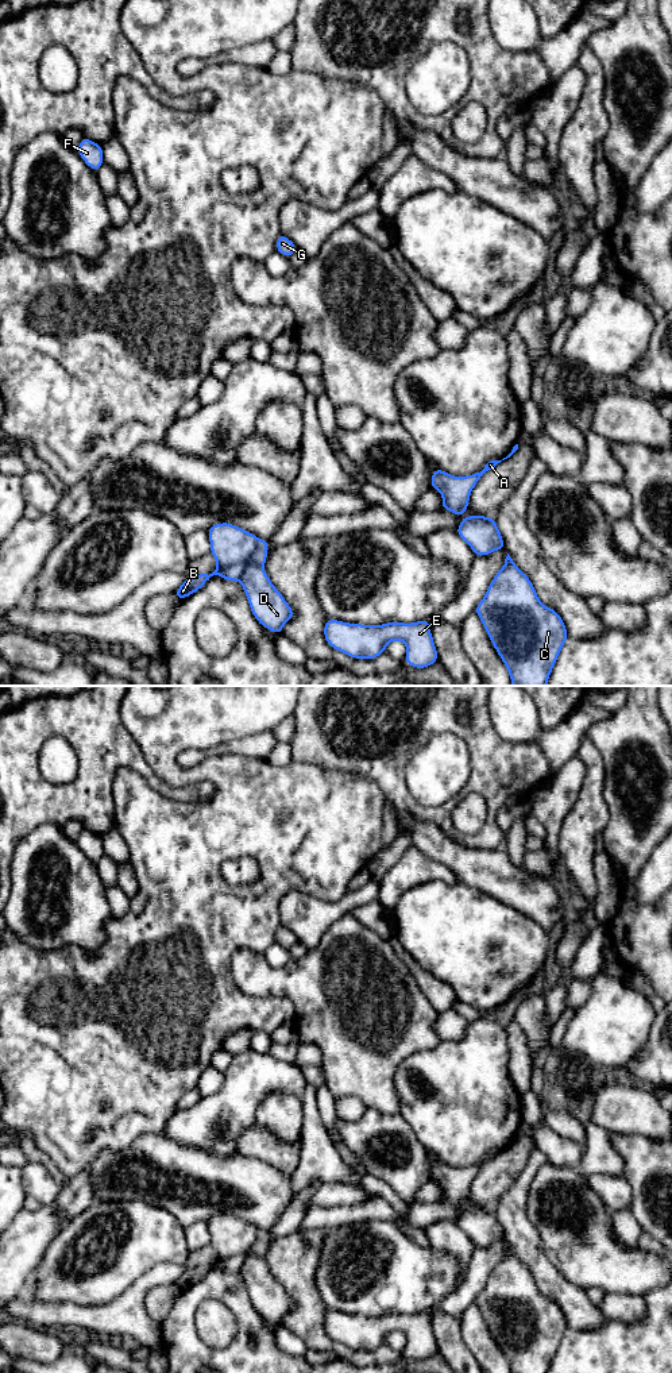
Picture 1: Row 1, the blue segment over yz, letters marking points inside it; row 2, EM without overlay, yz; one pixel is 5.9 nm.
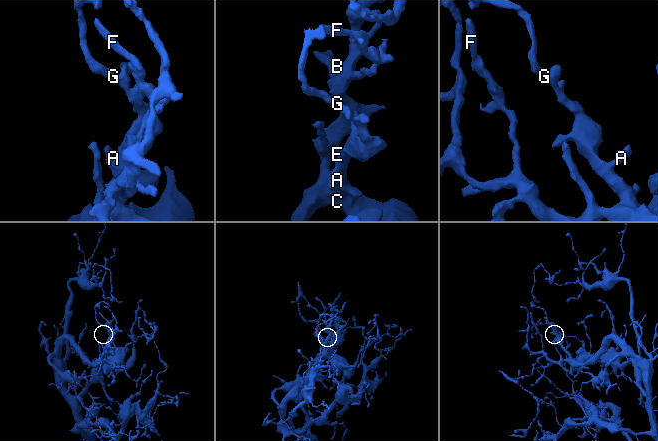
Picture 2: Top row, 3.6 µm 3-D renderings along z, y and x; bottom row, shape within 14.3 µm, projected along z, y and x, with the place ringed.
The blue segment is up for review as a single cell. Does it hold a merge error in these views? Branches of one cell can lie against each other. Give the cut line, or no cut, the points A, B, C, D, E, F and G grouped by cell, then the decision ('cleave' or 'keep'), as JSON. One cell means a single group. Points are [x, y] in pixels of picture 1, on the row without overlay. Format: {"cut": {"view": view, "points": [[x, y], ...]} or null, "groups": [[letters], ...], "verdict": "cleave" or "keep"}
{"cut": {"view": "yz", "points": [[244, 1257], [230, 1256], [219, 1260]]}, "groups": [["A", "C", "D", "E", "F", "G"], ["B"]], "verdict": "cleave"}

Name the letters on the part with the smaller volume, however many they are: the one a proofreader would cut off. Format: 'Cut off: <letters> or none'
Cut off: B

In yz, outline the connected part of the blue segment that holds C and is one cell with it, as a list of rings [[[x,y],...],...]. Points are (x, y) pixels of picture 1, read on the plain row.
[[[509,1245],[475,1304],[511,1373],[548,1373],[569,1327],[560,1305],[538,1291]]]

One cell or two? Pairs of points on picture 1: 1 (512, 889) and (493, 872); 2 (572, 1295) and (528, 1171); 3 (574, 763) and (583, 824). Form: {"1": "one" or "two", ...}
{"1": "one", "2": "one", "3": "two"}

